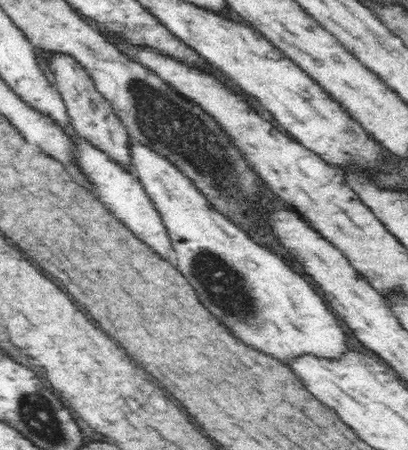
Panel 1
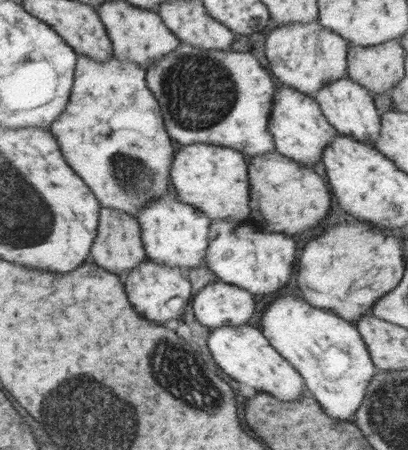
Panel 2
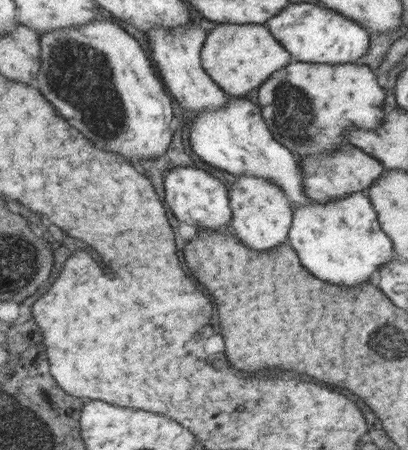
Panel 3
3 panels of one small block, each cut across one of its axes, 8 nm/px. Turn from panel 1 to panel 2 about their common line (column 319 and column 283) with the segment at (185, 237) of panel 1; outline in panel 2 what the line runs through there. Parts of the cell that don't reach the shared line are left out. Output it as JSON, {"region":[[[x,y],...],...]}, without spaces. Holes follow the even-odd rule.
{"region":[[[281,294],[267,304],[263,314],[257,318],[257,328],[267,332],[271,346],[301,372],[307,382],[309,396],[323,404],[323,410],[333,416],[347,420],[355,408],[359,408],[365,388],[377,372],[365,340],[353,322],[339,318],[327,308],[315,308],[305,298],[293,294]]]}

